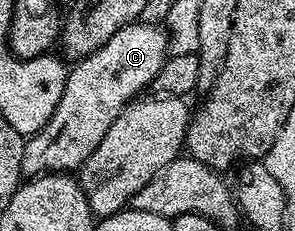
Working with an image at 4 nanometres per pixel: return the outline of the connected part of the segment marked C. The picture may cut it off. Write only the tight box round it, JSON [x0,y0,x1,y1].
[21,20,170,176]

